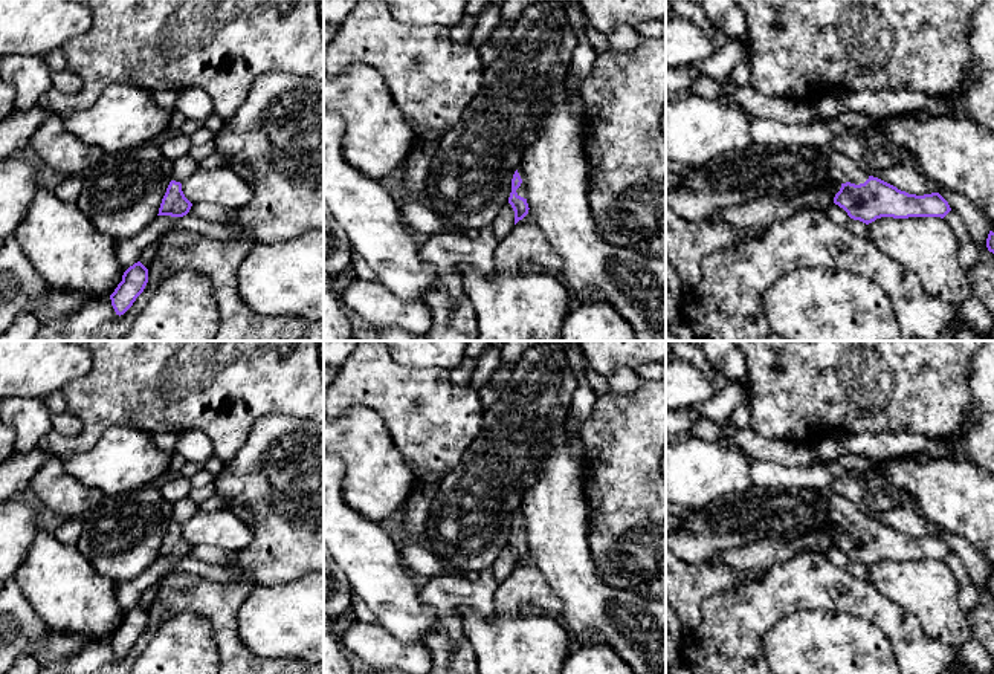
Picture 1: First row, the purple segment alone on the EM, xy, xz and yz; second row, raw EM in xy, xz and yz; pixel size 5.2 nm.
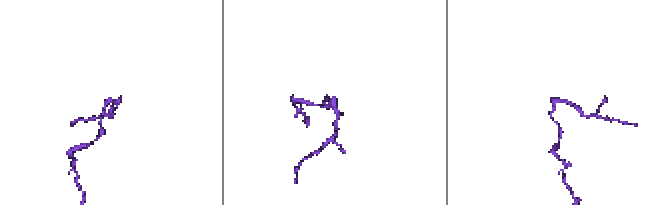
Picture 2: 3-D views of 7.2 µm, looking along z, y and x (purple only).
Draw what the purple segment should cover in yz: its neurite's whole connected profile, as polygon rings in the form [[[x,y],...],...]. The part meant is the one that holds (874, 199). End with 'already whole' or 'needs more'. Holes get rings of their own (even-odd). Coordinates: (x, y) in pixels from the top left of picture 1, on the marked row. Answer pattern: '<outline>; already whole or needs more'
[[[821,147],[832,180],[841,185],[834,203],[854,220],[866,225],[881,217],[941,217],[950,211],[948,202],[939,194],[908,194],[896,186],[866,174],[849,156],[832,147]]]; needs more

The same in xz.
[[[521,168],[516,170],[513,174],[508,203],[512,205],[515,211],[515,225],[516,225],[519,220],[522,220],[528,214],[528,209],[530,209],[527,203],[525,177]]]; needs more

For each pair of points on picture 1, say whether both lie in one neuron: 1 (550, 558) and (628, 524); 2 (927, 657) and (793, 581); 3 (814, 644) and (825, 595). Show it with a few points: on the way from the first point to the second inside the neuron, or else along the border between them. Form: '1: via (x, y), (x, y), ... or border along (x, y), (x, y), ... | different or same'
1: border along (588, 508), (588, 549), (599, 576) | different
2: via (897, 625), (861, 599), (839, 599), (828, 595) | same
3: border along (857, 616), (848, 612), (799, 610), (787, 618) | different

